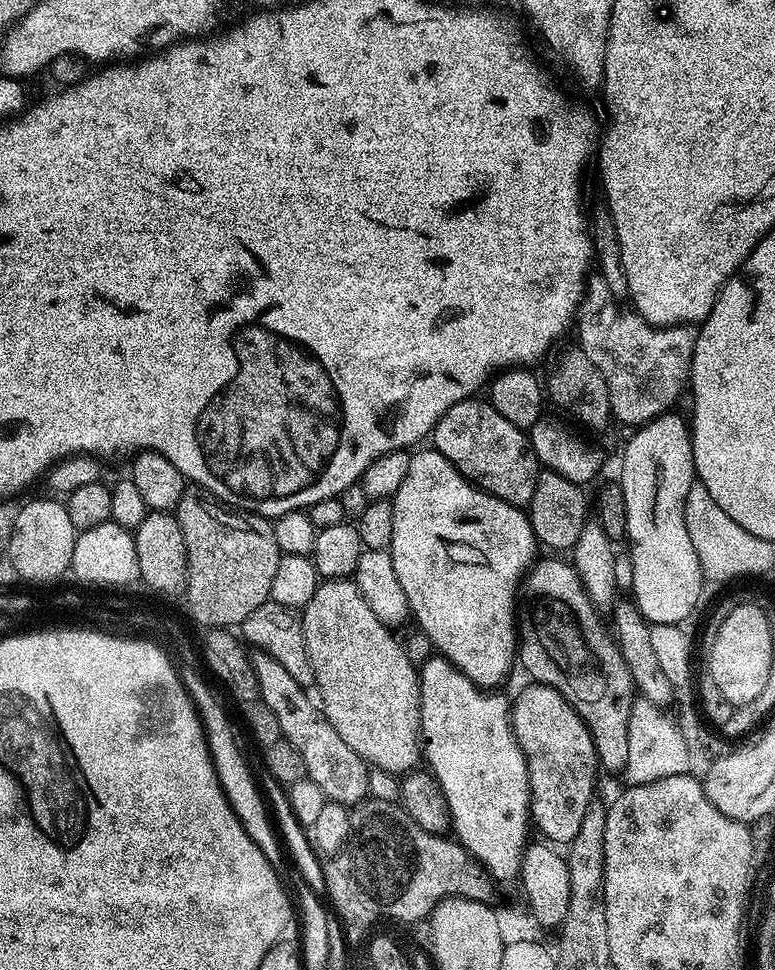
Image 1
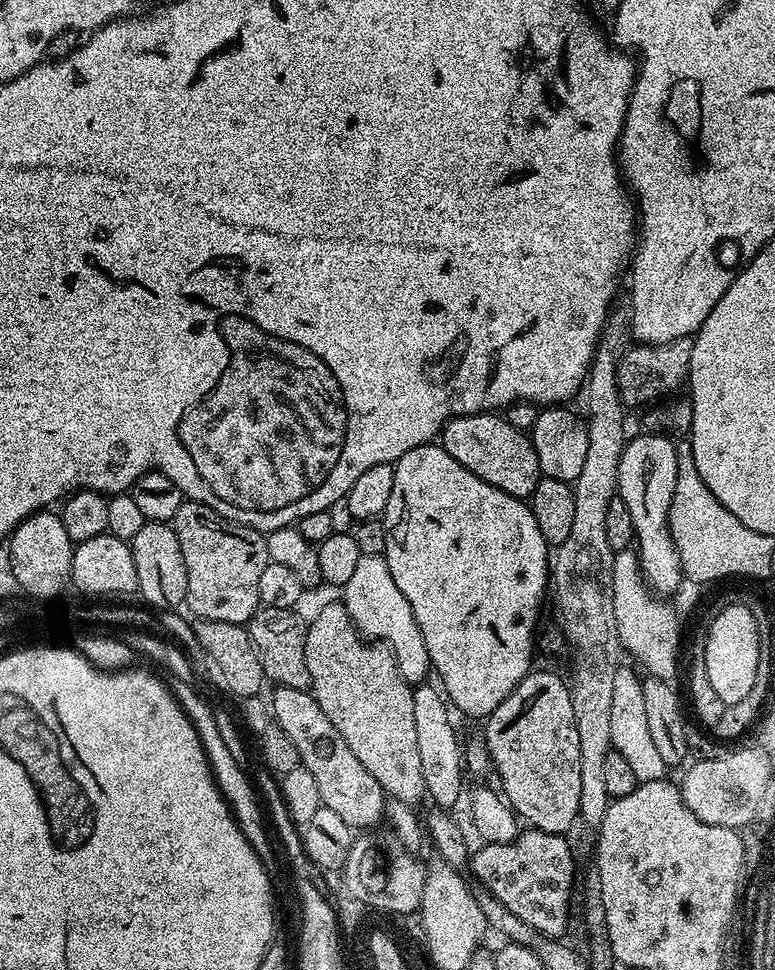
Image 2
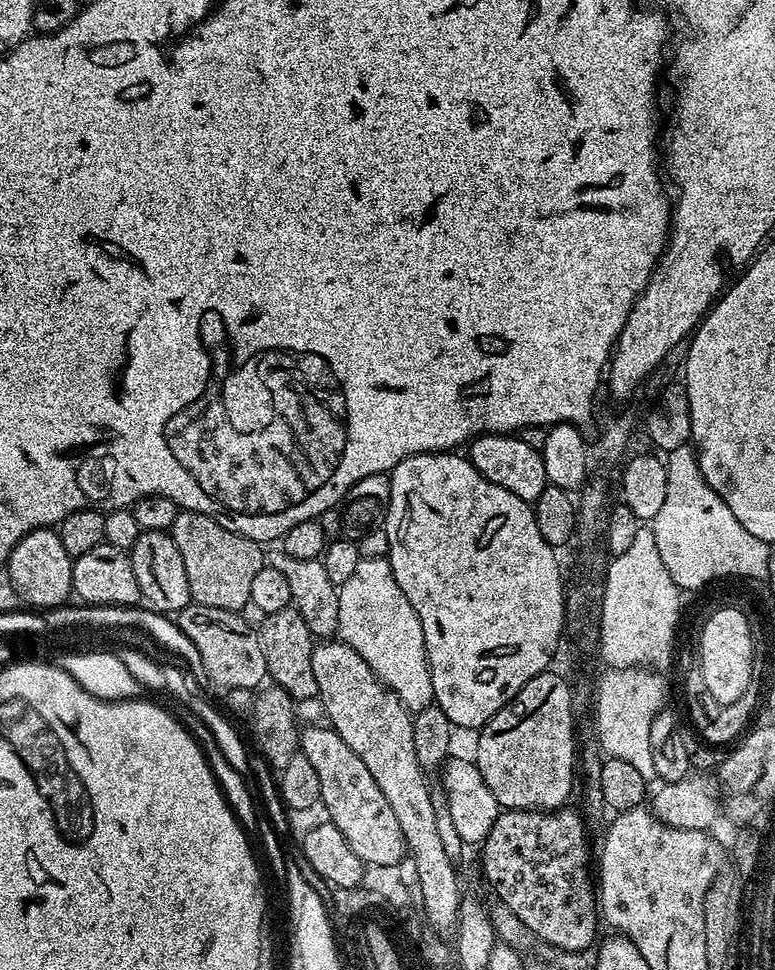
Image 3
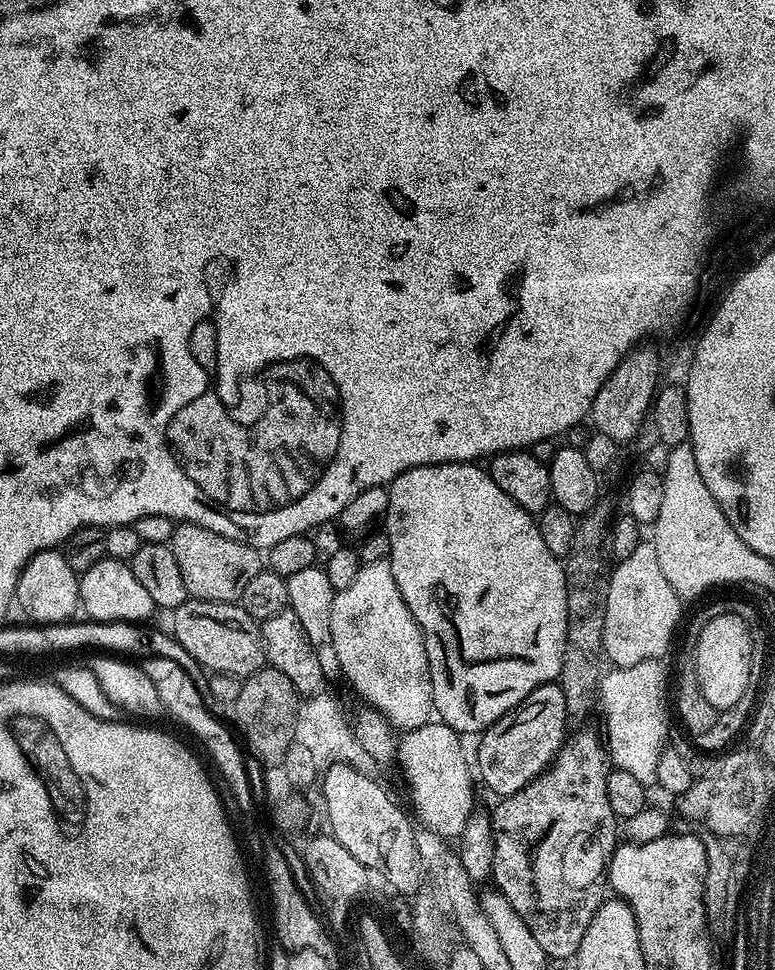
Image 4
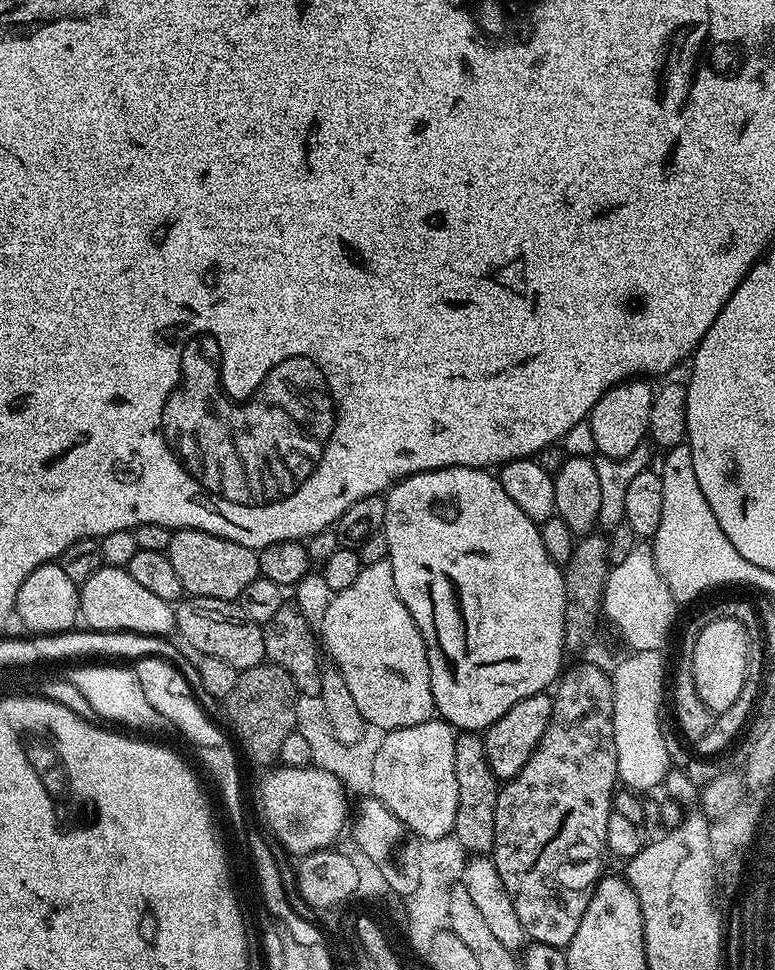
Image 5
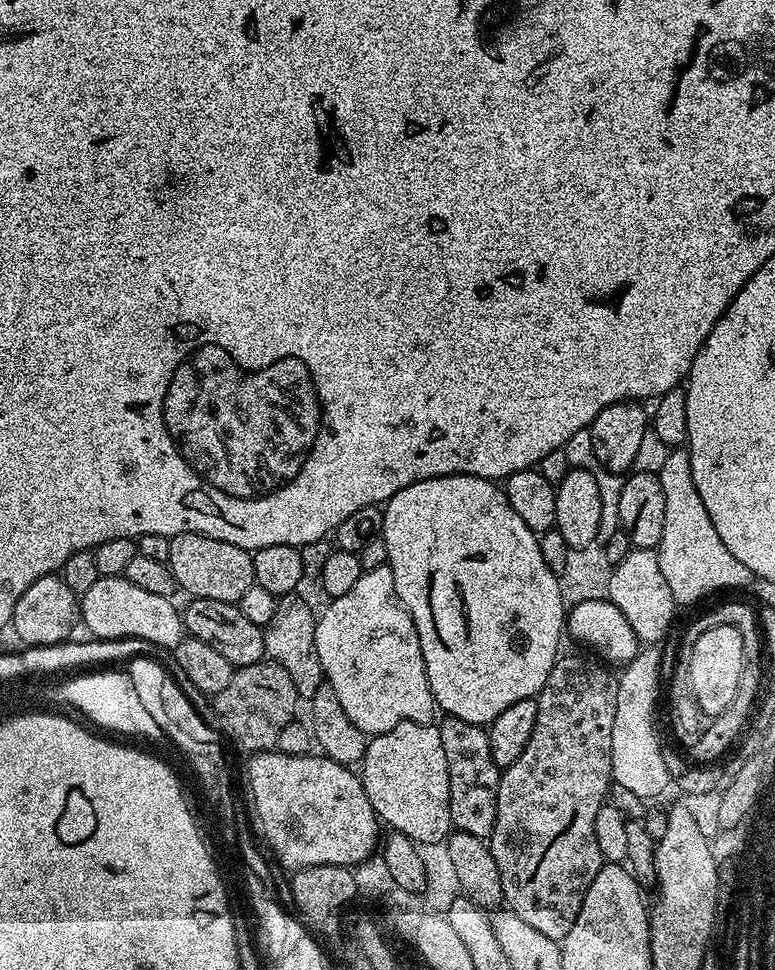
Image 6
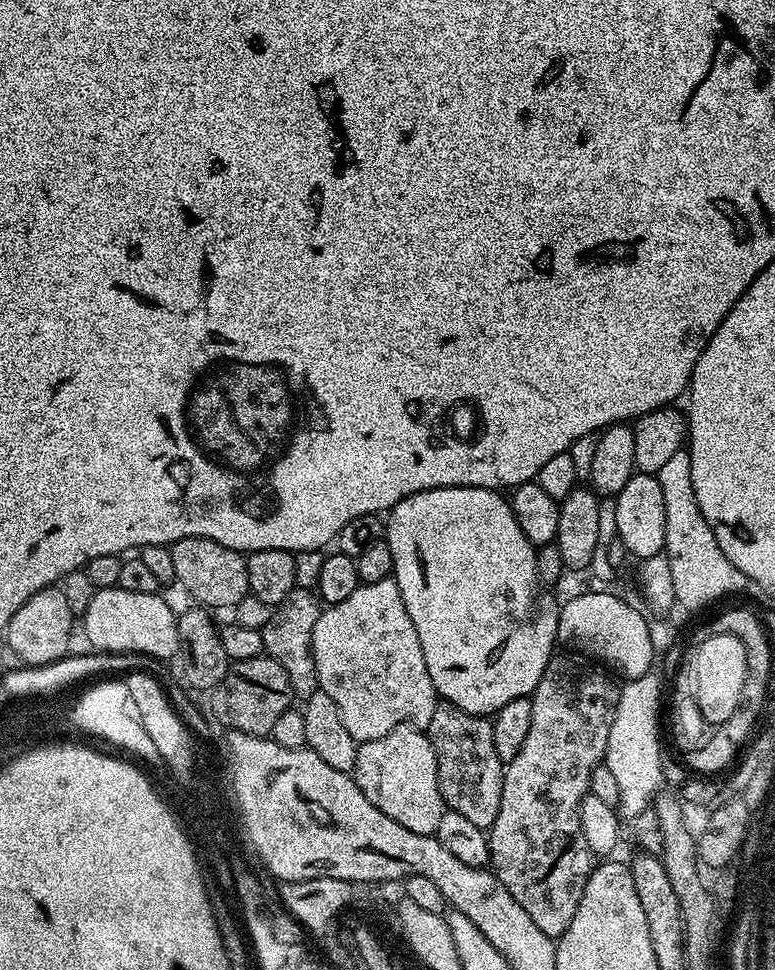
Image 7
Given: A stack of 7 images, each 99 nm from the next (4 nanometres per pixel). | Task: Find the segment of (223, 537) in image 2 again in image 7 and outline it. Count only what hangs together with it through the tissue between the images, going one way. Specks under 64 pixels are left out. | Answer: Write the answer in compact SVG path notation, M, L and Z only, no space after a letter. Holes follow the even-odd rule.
M195 536L194 538L182 538L171 545L174 558L175 583L181 584L197 605L205 609L228 608L235 609L242 598L250 595L248 591L248 565L245 553L235 552L233 548L222 546L222 542L214 542L210 538Z

